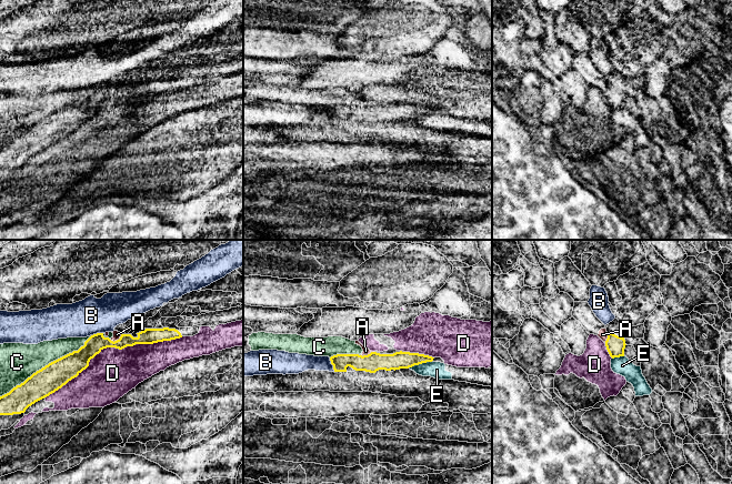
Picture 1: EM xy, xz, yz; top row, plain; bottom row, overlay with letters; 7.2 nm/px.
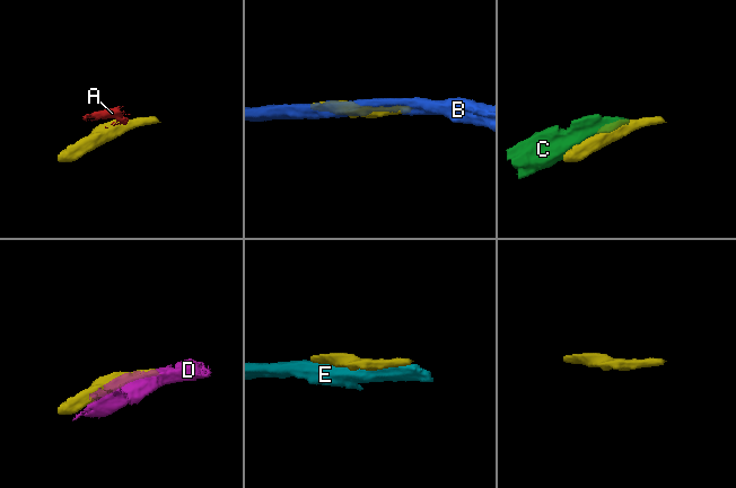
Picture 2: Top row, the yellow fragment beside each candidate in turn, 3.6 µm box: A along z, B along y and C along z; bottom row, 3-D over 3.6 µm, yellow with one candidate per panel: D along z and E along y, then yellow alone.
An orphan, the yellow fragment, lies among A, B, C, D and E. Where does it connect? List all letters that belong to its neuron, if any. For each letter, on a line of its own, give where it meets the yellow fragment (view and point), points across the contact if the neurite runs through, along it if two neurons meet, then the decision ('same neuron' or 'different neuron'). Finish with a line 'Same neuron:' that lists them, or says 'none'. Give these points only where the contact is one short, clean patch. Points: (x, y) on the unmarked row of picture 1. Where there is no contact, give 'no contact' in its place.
A: xz (366, 107) | along xz (371, 103), (360, 107) | different neuron
B: xz (332, 116) | along xz (329, 109), (334, 121) | different neuron
C: xy (46, 117) | different neuron
D: xy (112, 98) | different neuron
E: xz (419, 114) | different neuron
Same neuron: none

